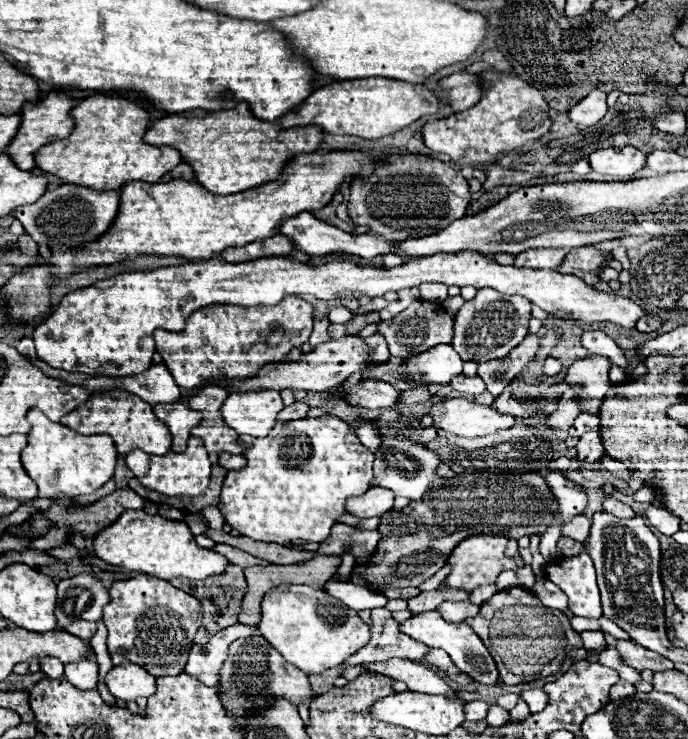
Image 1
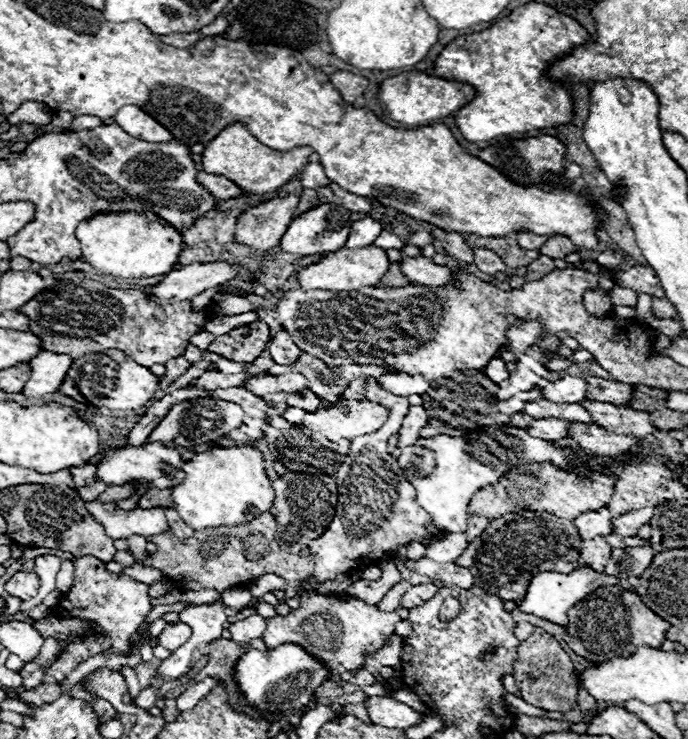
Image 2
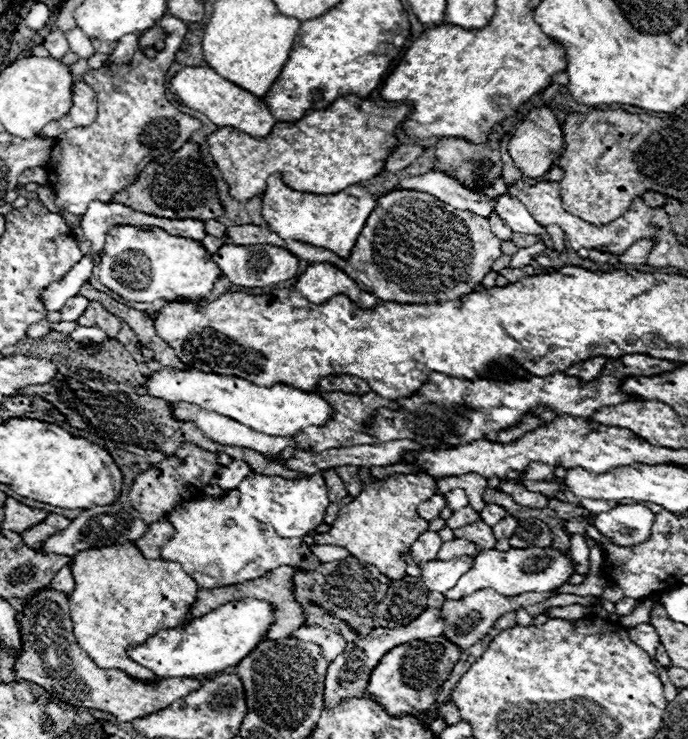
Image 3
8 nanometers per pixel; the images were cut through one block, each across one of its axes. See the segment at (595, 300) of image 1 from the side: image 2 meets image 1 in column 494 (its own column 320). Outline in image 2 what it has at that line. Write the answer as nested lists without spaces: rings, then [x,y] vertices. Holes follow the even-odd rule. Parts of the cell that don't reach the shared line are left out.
[[[364,246],[360,250],[336,250],[336,254],[326,254],[320,262],[304,266],[298,270],[296,278],[304,290],[330,290],[330,292],[352,292],[362,286],[378,286],[382,276],[388,272],[390,260],[386,250],[378,246]]]

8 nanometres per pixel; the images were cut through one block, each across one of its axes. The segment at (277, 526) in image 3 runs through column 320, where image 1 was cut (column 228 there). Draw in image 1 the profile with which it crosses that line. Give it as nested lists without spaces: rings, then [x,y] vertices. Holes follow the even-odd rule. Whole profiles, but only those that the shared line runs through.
[[[324,414],[320,418],[276,424],[268,436],[254,438],[248,444],[250,448],[244,452],[248,464],[228,474],[218,508],[226,516],[226,524],[232,526],[232,530],[238,530],[252,540],[276,544],[286,544],[290,540],[324,542],[330,528],[336,524],[336,518],[346,514],[346,498],[362,496],[370,488],[374,454],[364,448],[348,424],[336,416]]]

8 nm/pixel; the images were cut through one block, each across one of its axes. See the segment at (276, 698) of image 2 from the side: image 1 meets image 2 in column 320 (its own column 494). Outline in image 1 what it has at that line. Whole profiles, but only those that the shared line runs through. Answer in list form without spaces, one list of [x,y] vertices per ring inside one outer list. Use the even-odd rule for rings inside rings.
[[[434,610],[434,612],[416,614],[416,616],[408,618],[408,620],[404,620],[404,622],[400,624],[400,630],[402,630],[406,636],[410,636],[410,638],[414,638],[414,640],[418,640],[418,642],[422,642],[422,644],[426,644],[426,646],[430,646],[430,648],[440,648],[440,650],[448,652],[450,658],[452,658],[452,662],[454,662],[462,672],[470,674],[476,682],[490,684],[490,686],[494,686],[494,684],[498,682],[498,670],[496,670],[496,664],[494,664],[492,656],[488,654],[486,646],[482,644],[482,640],[478,638],[478,634],[476,634],[468,624],[464,624],[464,622],[460,622],[460,624],[448,624],[448,622],[442,618],[442,614],[438,614],[438,612]]]

